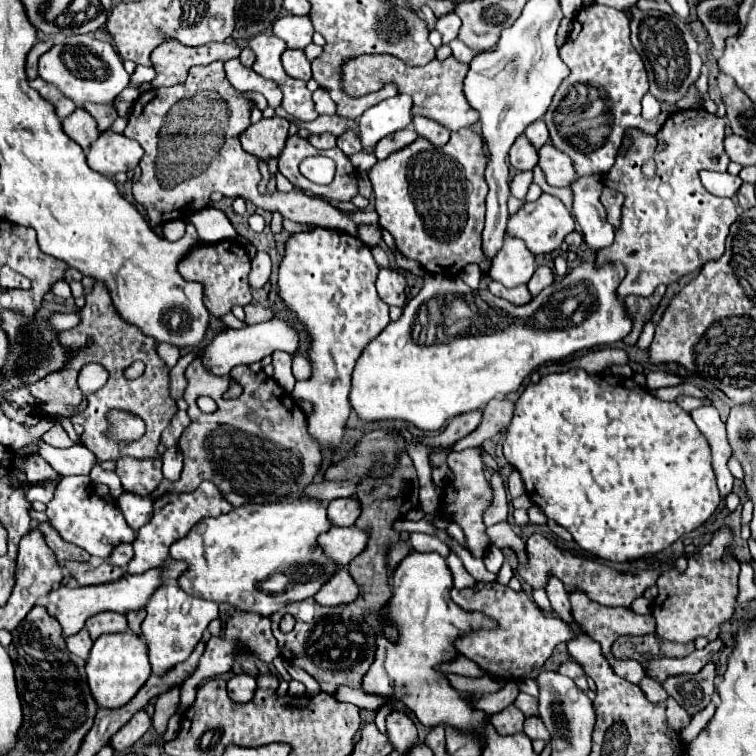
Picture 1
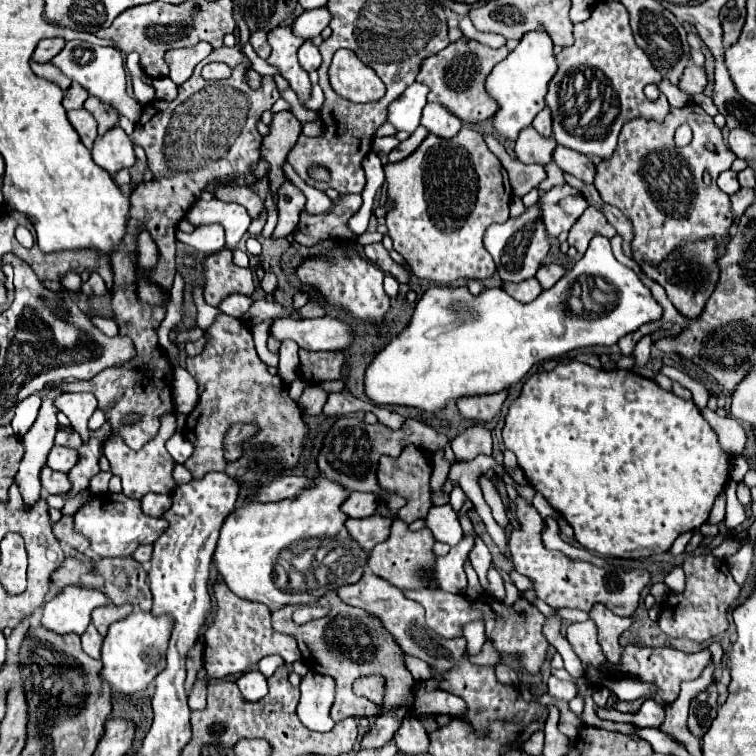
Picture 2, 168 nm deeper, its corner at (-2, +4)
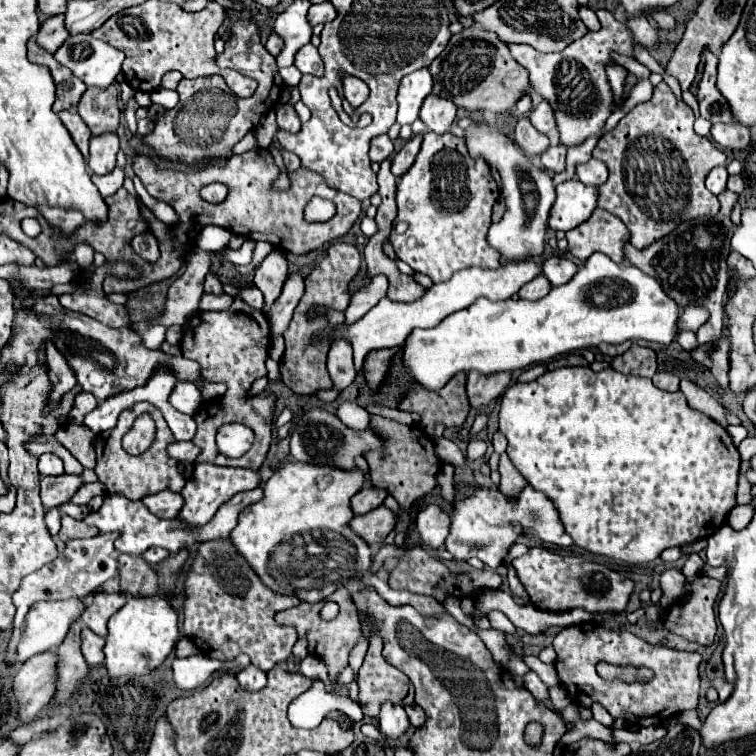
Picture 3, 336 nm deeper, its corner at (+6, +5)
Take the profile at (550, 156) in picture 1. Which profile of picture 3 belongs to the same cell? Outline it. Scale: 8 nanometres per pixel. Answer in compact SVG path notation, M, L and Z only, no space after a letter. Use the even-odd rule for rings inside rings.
M589 159L587 163L581 163L575 167L575 177L585 185L601 185L607 181L607 167L603 161Z

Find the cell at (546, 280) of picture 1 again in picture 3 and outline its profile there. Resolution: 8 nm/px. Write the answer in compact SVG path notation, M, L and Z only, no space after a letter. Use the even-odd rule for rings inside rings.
M549 257L543 261L541 269L543 275L551 281L551 285L563 285L575 275L577 265L565 257Z

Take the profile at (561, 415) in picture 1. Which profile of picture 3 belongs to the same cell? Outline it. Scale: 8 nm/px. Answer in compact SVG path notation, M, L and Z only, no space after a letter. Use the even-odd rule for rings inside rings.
M559 367L555 371L547 371L535 381L529 383L515 383L511 385L505 395L501 397L501 411L499 411L499 433L507 437L507 455L515 469L527 479L531 487L545 493L557 507L561 521L571 535L573 543L595 553L605 555L617 561L625 561L631 565L649 563L661 555L663 549L685 545L701 537L709 537L715 533L723 523L727 513L735 507L735 491L737 491L737 471L741 457L737 453L737 447L733 445L729 433L715 423L711 417L691 409L685 401L685 395L681 391L669 393L661 391L651 383L651 379L635 377L635 375L623 375L615 369L605 371L591 371L589 367Z

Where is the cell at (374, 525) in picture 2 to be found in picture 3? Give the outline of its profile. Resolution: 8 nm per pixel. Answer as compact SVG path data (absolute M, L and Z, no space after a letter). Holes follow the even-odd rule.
M381 505L365 515L353 517L349 527L361 539L365 539L367 545L381 545L385 541L385 537L389 535L389 531L395 527L395 513L391 509L387 509L385 505Z

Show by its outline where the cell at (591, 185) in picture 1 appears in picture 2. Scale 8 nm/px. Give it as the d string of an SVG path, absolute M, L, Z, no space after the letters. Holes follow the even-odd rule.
M595 236L585 256L557 282L531 304L511 298L505 290L491 288L475 298L463 288L429 288L417 302L411 324L393 338L383 352L375 356L365 372L365 392L375 404L413 406L425 412L441 410L447 402L473 394L495 394L509 388L533 368L533 364L557 358L575 348L613 346L625 334L639 330L643 324L661 320L663 308L653 298L649 286L641 282L637 272L615 260L609 240ZM575 286L581 286L579 300L569 300Z

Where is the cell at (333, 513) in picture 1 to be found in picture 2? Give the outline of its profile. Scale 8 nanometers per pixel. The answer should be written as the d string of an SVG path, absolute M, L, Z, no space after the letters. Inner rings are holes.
M351 492L351 496L347 498L347 502L341 506L341 510L349 518L365 518L365 516L373 516L379 504L381 504L381 498L375 496L375 494Z

